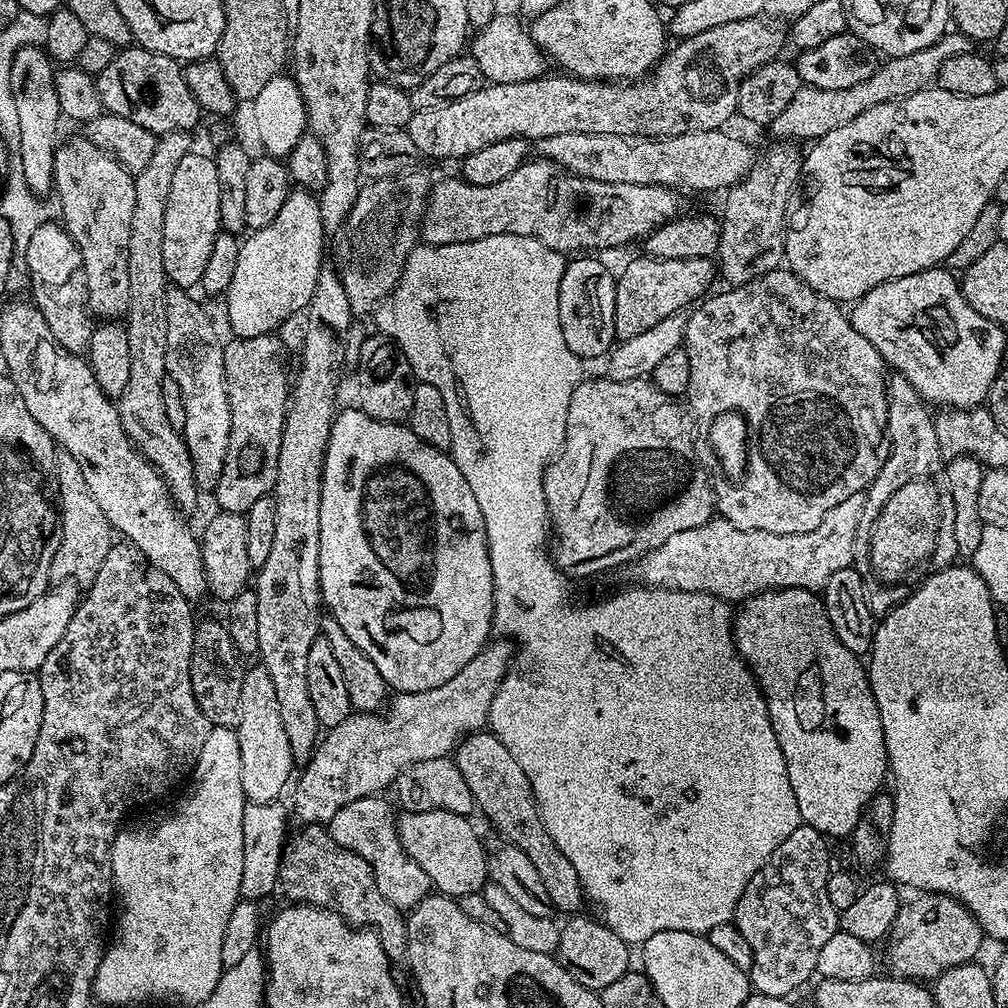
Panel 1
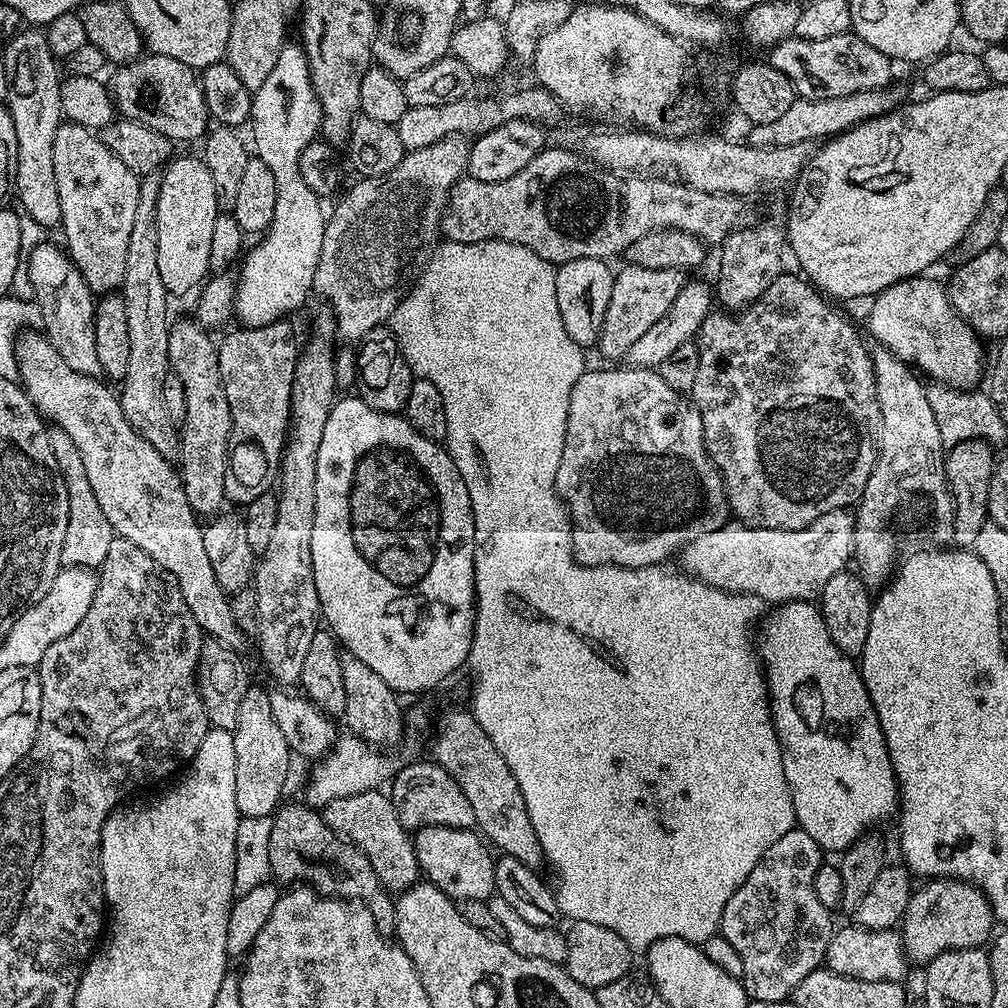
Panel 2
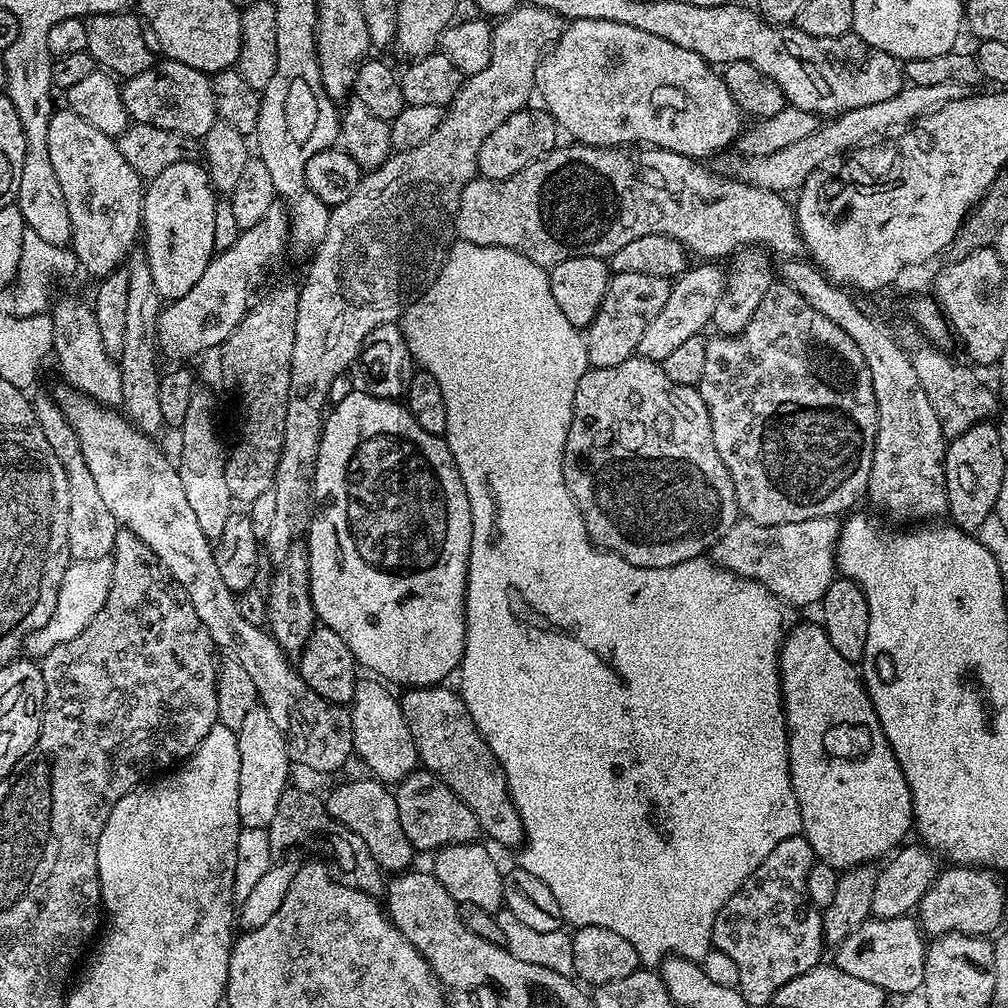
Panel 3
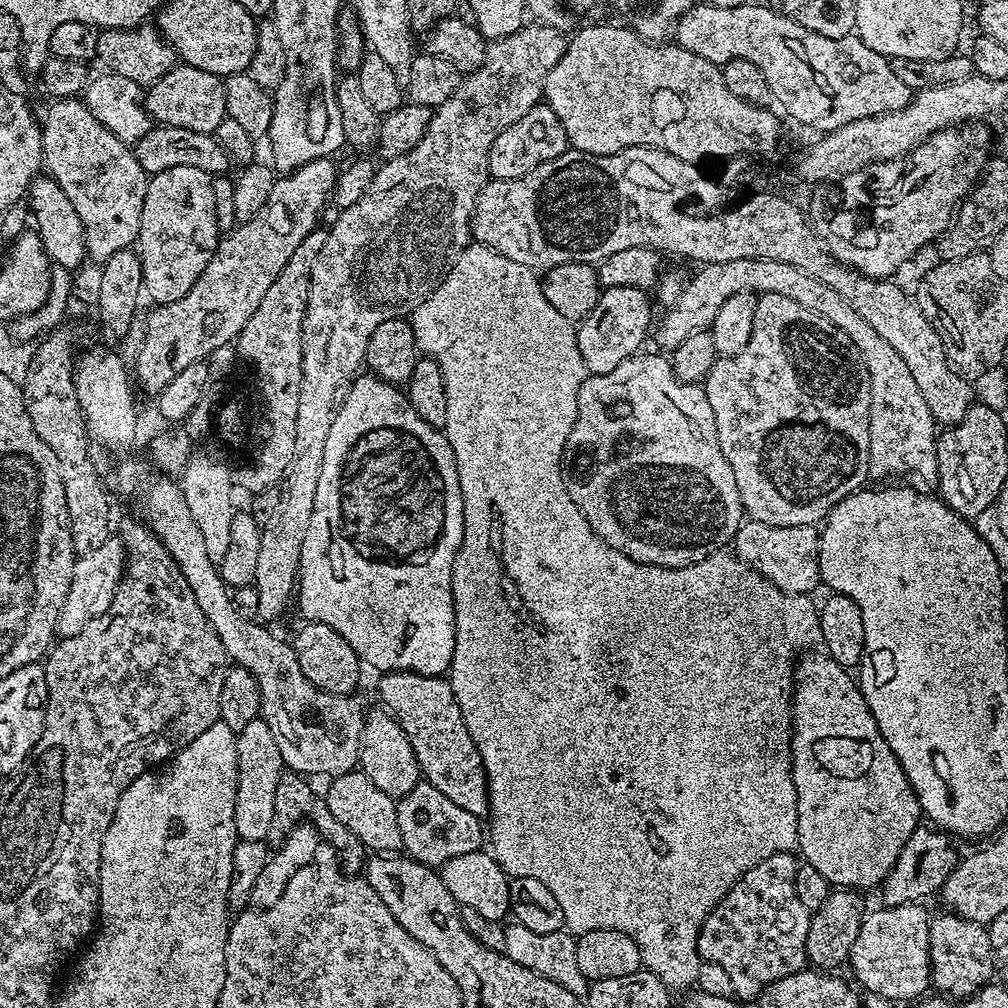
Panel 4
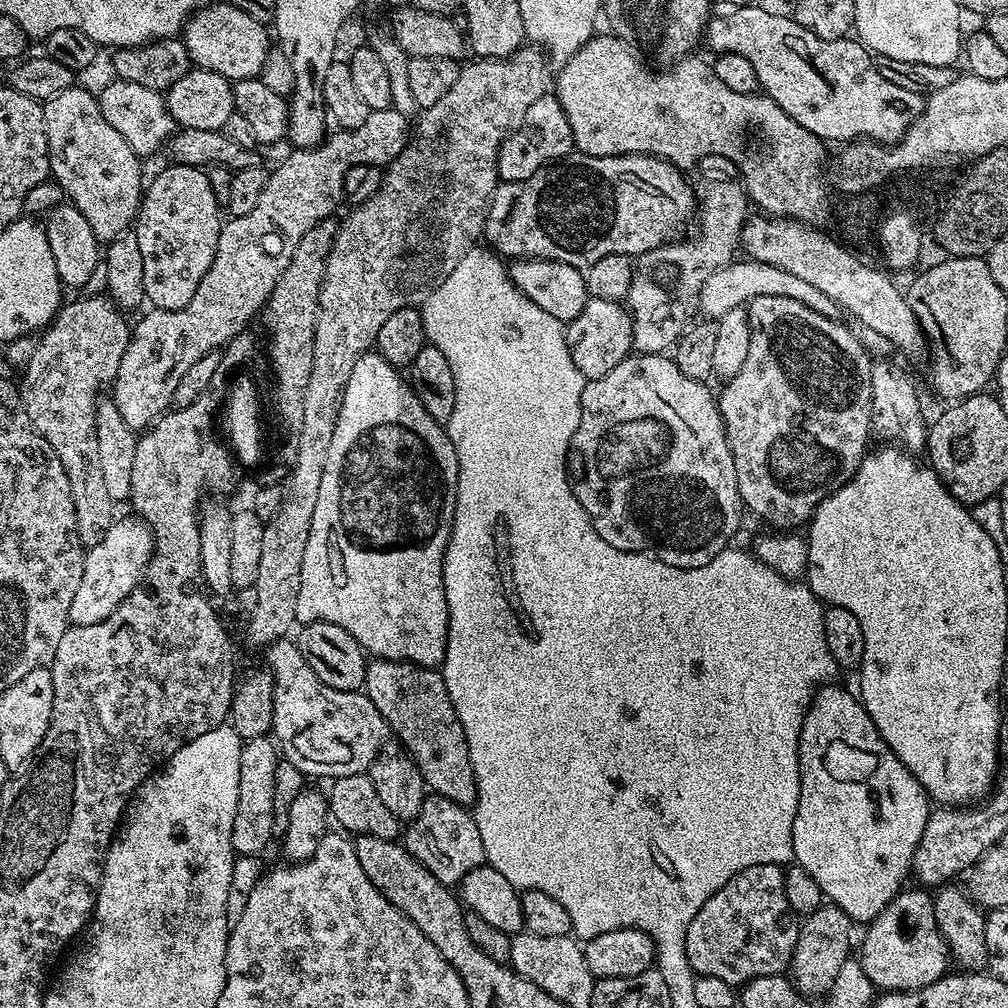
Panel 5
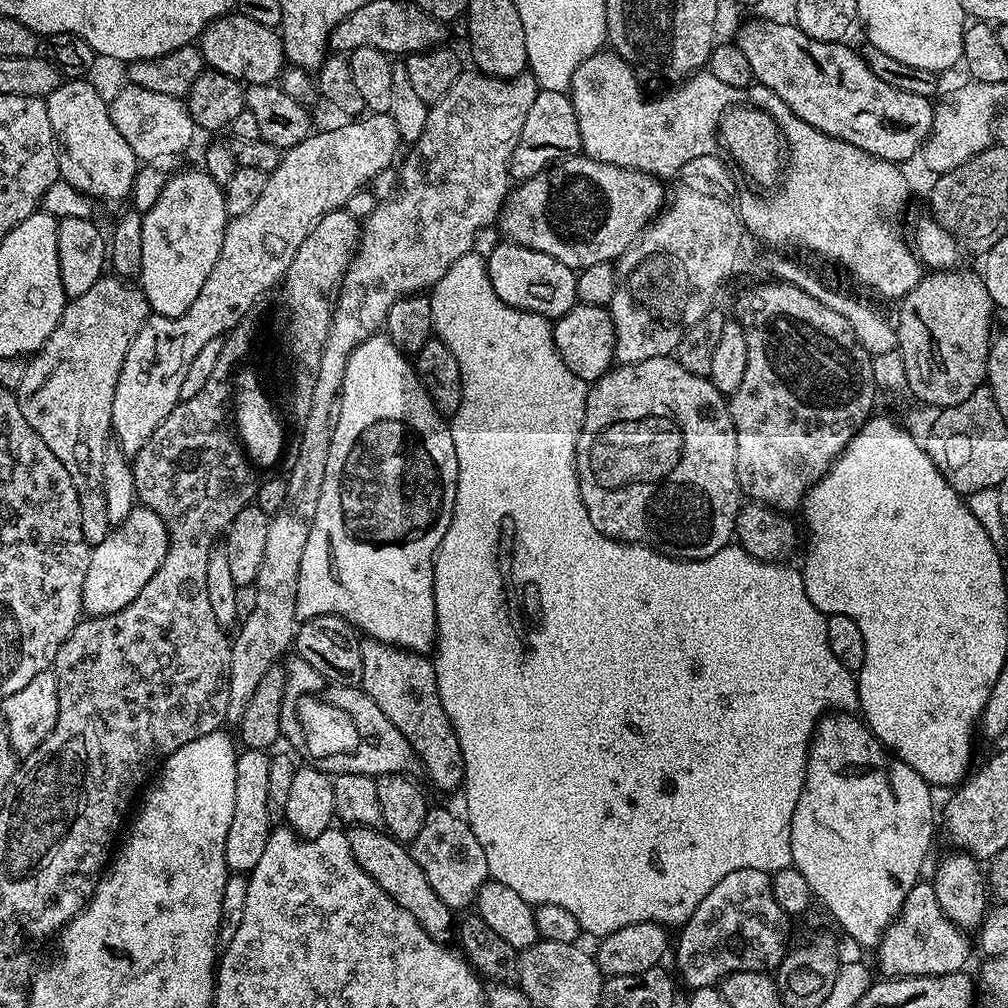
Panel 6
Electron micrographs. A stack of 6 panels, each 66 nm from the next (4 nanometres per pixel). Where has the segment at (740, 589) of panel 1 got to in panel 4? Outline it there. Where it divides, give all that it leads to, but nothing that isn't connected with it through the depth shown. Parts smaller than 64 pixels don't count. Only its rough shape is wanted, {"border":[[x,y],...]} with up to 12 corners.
{"border":[[745,519],[734,555],[802,596],[820,584],[813,525]]}

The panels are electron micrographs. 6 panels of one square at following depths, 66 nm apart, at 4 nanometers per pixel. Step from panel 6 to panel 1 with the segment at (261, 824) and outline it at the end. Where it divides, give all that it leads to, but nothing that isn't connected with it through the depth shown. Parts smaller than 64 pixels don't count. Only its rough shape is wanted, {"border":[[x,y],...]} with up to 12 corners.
{"border":[[240,681],[245,801],[281,799],[294,761],[274,682]]}

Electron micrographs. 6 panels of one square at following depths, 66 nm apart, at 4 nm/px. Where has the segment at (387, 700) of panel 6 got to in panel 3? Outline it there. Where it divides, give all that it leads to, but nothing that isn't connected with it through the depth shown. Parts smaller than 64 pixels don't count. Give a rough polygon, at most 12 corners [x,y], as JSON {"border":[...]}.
{"border":[[459,691],[399,697],[419,763],[474,810],[523,845],[502,766]]}

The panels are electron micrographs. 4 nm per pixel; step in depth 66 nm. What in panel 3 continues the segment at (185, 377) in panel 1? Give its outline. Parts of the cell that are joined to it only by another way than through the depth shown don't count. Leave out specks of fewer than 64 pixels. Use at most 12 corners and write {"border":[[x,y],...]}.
{"border":[[212,396],[190,398],[178,467],[214,542],[233,514]]}

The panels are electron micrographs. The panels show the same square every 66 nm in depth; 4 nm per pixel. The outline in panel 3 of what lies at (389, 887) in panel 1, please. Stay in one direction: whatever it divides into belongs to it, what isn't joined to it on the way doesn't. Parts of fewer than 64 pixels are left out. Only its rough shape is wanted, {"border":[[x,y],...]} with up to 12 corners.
{"border":[[348,780],[323,797],[332,819],[366,842],[385,873],[414,849],[393,789]]}

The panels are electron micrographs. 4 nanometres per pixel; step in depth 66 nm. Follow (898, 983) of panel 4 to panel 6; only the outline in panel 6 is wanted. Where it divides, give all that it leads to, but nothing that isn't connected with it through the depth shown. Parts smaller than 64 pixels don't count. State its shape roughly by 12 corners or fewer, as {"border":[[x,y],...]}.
{"border":[[917,882],[880,937],[885,977],[961,971],[969,933]]}

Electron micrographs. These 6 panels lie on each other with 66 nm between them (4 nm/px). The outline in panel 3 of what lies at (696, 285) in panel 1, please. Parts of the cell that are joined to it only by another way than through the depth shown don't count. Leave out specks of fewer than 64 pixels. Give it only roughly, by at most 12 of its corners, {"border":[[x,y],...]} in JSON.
{"border":[[615,273],[586,329],[589,365],[637,355],[669,281]]}

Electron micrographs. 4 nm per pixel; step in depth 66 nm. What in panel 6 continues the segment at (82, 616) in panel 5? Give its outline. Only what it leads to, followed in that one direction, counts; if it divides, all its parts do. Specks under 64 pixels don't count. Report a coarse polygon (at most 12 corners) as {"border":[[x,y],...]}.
{"border":[[137,506],[90,551],[84,612],[134,602],[166,558],[168,527]]}

